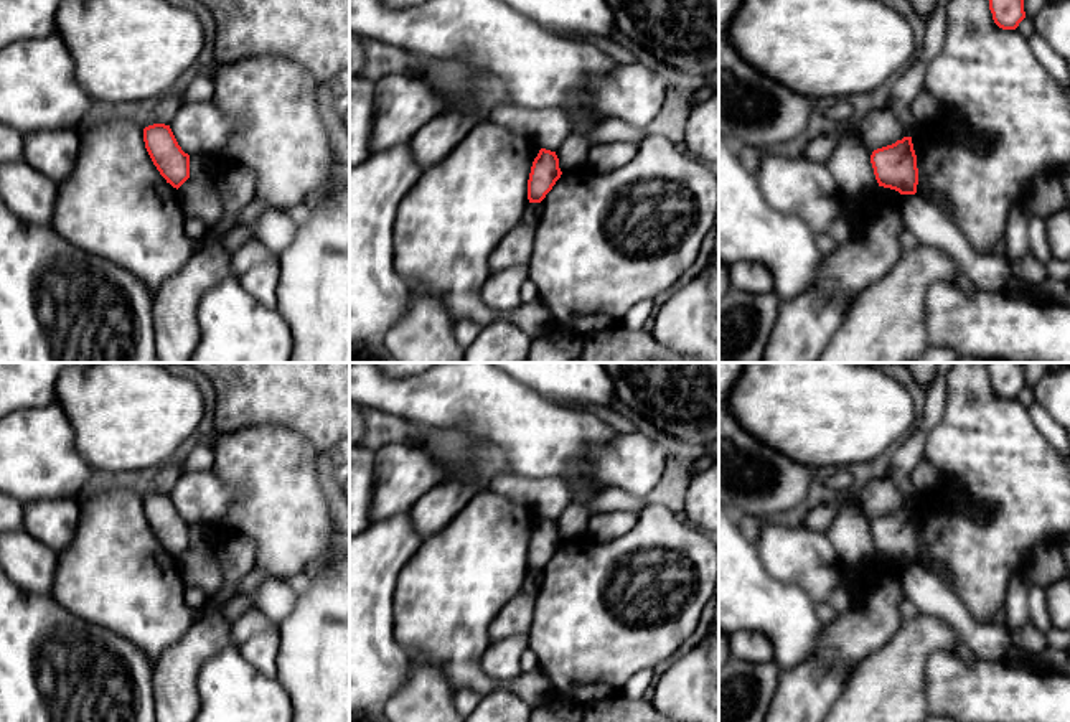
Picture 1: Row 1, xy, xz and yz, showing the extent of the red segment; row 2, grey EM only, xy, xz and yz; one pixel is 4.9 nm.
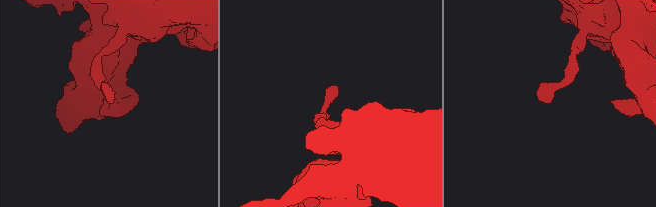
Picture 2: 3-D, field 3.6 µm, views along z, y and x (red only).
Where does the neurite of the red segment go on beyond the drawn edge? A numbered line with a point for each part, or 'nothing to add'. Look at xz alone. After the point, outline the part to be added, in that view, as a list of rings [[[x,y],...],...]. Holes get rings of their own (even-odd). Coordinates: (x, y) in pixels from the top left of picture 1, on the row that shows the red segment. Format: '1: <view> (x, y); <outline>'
nothing to add

